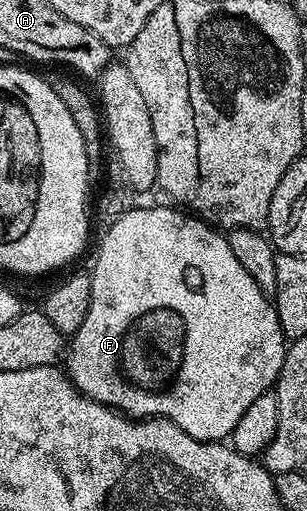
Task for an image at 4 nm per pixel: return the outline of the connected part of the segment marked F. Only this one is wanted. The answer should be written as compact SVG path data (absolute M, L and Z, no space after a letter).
M138 205L109 224L111 227L107 229L106 236L98 247L98 260L94 263L94 271L89 272L88 313L84 321L80 321L80 329L76 329L76 333L69 336L68 350L64 355L64 370L81 395L103 403L106 407L112 407L131 419L167 419L184 429L184 433L199 439L201 443L226 441L236 429L236 421L244 417L248 405L252 405L256 397L267 394L277 384L278 374L284 365L288 340L278 324L278 314L271 296L262 291L260 285L256 285L256 281L248 277L244 265L236 261L236 253L232 253L229 238L221 230L215 229L193 214L170 207Z

